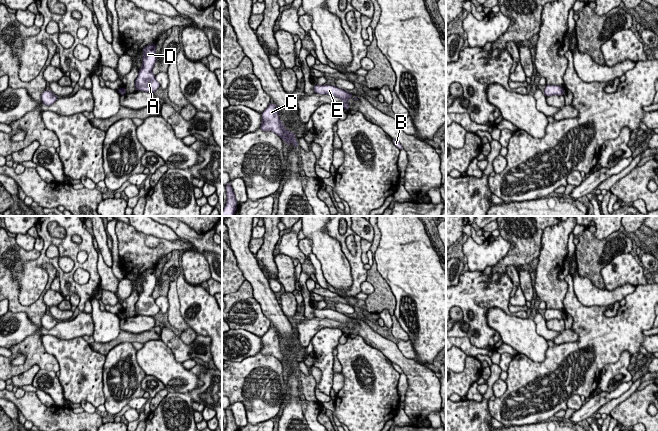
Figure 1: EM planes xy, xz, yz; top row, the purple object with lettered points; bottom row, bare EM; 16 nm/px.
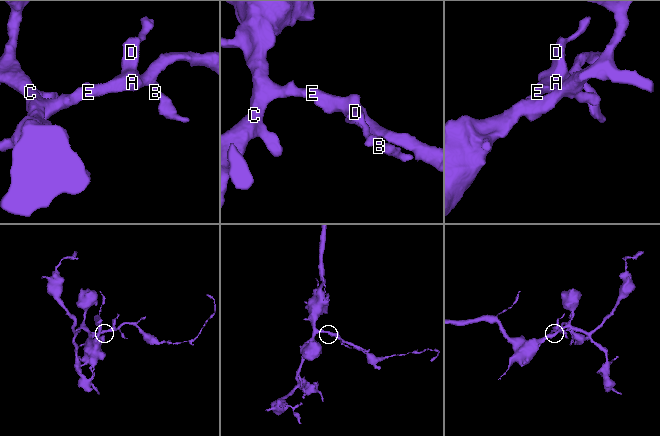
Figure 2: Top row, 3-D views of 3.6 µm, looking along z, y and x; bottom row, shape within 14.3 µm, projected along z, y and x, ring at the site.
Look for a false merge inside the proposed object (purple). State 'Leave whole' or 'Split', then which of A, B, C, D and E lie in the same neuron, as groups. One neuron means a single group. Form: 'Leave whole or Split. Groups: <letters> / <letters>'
Leave whole. Groups: A B C D E

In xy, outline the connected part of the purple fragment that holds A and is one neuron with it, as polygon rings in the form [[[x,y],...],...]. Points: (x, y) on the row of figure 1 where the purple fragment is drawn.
[[[156,43],[143,49],[142,68],[139,69],[138,77],[135,80],[135,87],[138,91],[154,93],[160,87],[152,72],[157,59],[155,47]]]

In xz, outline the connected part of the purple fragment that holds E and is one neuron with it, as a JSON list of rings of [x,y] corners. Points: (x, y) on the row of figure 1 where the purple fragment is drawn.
[[[314,85],[313,87],[315,93],[317,94],[327,94],[331,96],[336,96],[339,99],[343,101],[342,107],[343,109],[349,111],[349,103],[347,102],[351,97],[353,97],[353,94],[348,93],[347,91],[341,90],[336,86],[331,86],[331,85]]]

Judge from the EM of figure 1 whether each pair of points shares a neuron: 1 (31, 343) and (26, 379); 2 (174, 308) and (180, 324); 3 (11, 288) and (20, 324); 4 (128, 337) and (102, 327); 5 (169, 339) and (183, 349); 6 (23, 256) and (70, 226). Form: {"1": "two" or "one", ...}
{"1": "two", "2": "one", "3": "two", "4": "two", "5": "one", "6": "two"}

